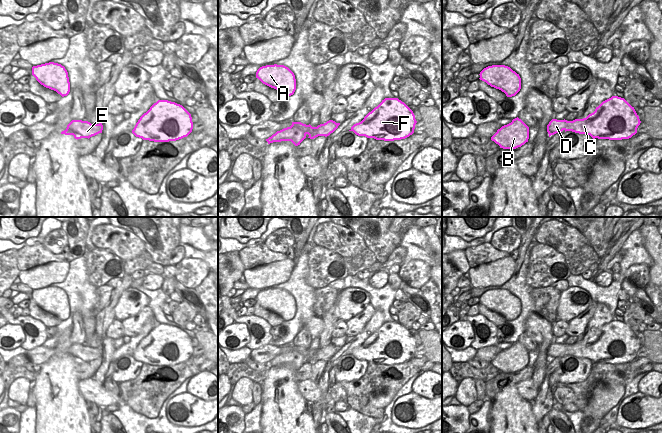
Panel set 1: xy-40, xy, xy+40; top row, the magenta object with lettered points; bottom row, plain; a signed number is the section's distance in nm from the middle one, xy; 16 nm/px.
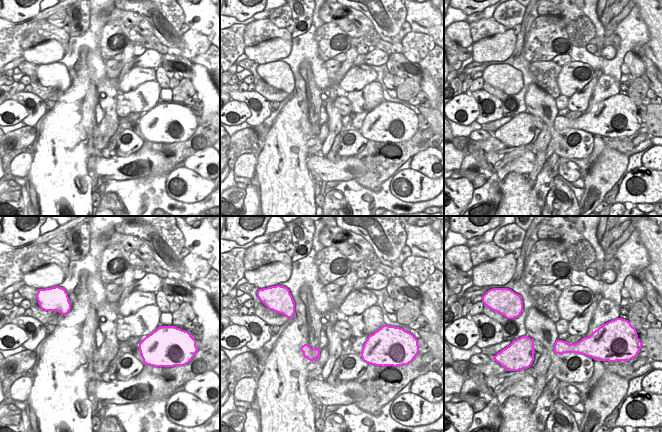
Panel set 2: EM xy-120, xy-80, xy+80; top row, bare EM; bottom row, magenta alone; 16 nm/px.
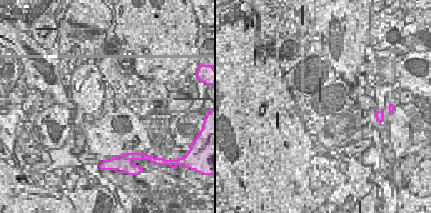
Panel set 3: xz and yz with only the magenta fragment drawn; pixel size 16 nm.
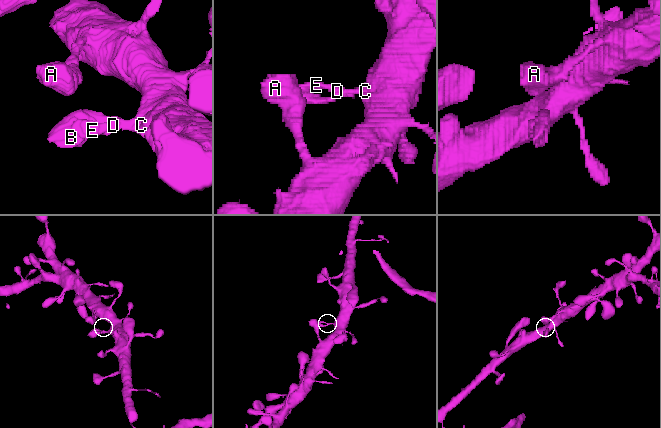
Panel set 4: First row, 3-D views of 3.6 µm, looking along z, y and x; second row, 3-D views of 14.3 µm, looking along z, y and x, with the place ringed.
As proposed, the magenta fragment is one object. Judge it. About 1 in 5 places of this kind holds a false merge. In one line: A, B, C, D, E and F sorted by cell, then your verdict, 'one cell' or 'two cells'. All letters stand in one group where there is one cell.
groups A B C D E F; one cell

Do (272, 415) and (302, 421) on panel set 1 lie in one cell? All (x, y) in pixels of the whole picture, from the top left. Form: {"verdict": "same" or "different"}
{"verdict": "same"}

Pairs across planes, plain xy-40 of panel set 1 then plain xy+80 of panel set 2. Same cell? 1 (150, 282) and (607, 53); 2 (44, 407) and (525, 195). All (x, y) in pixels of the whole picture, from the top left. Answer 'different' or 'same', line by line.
1: same
2: same

